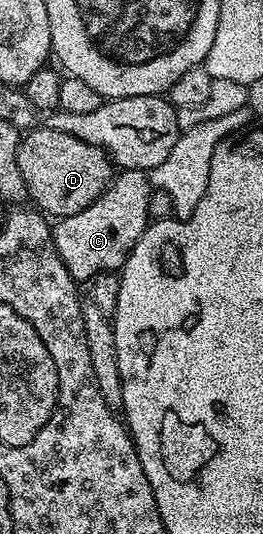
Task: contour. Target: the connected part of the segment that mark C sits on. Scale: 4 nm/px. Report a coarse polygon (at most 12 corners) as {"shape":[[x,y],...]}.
{"shape":[[122,170],[53,223],[75,283],[121,271],[151,221],[144,170]]}

